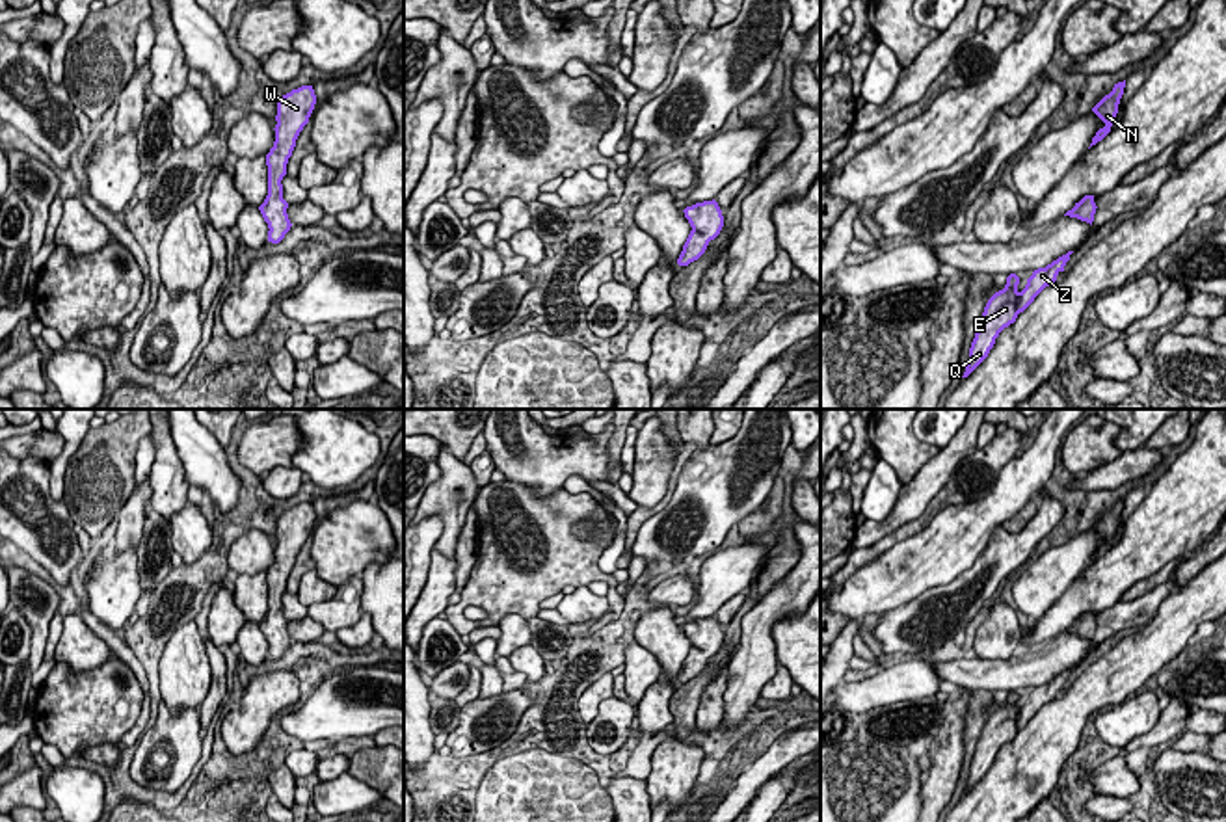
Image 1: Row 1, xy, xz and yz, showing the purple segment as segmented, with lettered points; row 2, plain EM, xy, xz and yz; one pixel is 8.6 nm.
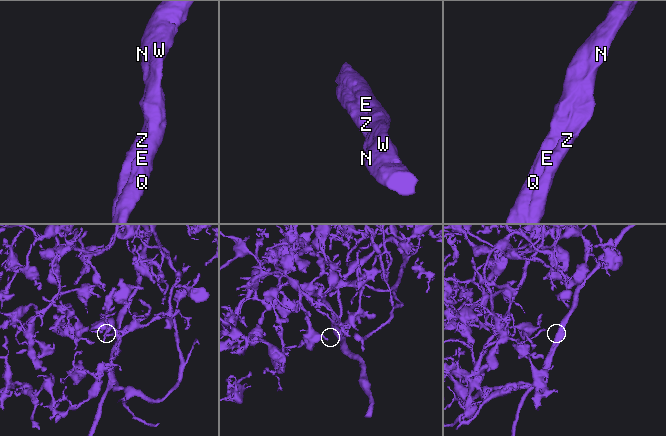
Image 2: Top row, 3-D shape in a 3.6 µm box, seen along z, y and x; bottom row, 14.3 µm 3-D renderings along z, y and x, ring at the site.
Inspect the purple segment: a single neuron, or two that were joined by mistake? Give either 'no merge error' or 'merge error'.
no merge error

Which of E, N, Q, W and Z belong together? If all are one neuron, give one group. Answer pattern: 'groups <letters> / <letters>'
groups E N Q W Z

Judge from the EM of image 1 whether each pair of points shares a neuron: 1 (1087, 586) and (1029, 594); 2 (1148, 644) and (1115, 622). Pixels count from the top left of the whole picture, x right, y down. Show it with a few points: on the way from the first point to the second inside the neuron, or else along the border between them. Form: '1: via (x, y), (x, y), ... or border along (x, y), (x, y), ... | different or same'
1: border along (1087, 564), (1068, 588), (1037, 618) | different
2: border along (1169, 592), (1158, 612), (1143, 627) | different

